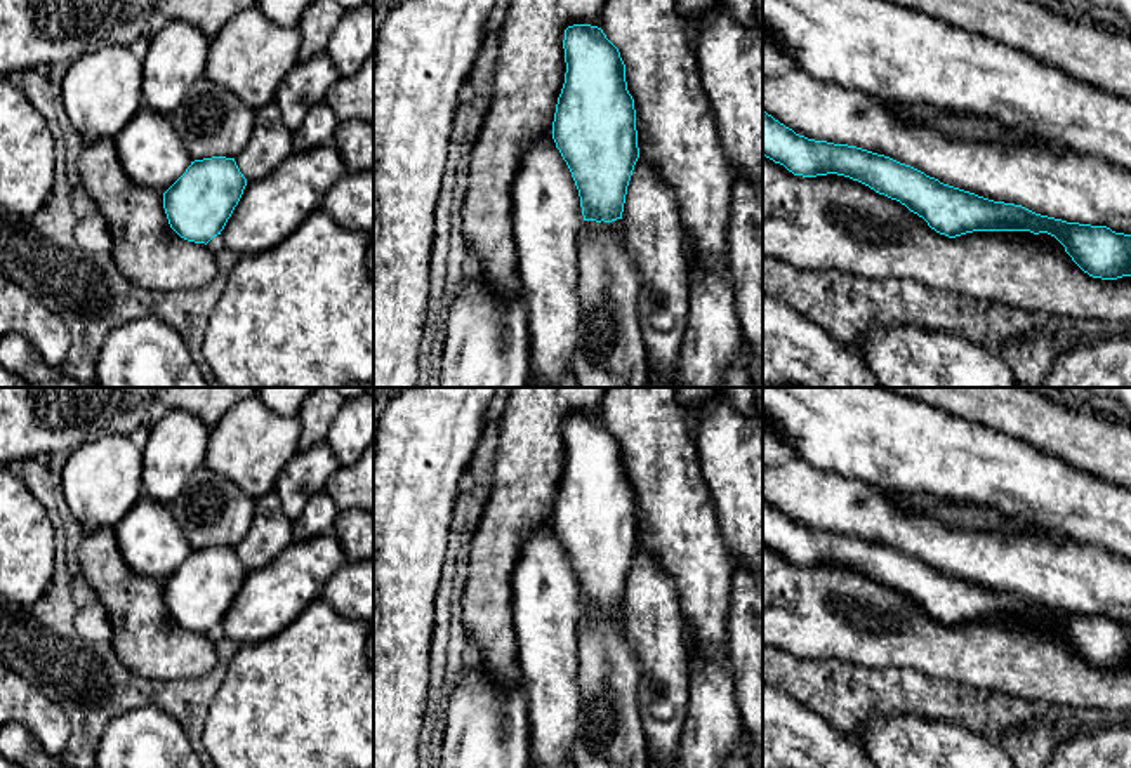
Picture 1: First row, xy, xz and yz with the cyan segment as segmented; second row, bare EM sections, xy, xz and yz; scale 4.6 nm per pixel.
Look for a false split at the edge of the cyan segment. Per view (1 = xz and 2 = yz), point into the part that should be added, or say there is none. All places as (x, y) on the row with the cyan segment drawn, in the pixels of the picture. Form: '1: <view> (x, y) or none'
1: none
2: none

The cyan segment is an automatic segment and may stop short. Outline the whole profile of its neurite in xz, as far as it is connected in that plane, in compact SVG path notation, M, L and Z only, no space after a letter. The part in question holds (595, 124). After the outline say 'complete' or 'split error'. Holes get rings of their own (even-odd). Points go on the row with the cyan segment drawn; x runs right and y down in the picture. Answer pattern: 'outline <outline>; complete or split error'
outline M568 26L563 49L566 73L552 139L579 189L584 221L612 222L622 219L639 158L625 64L598 26Z; complete

